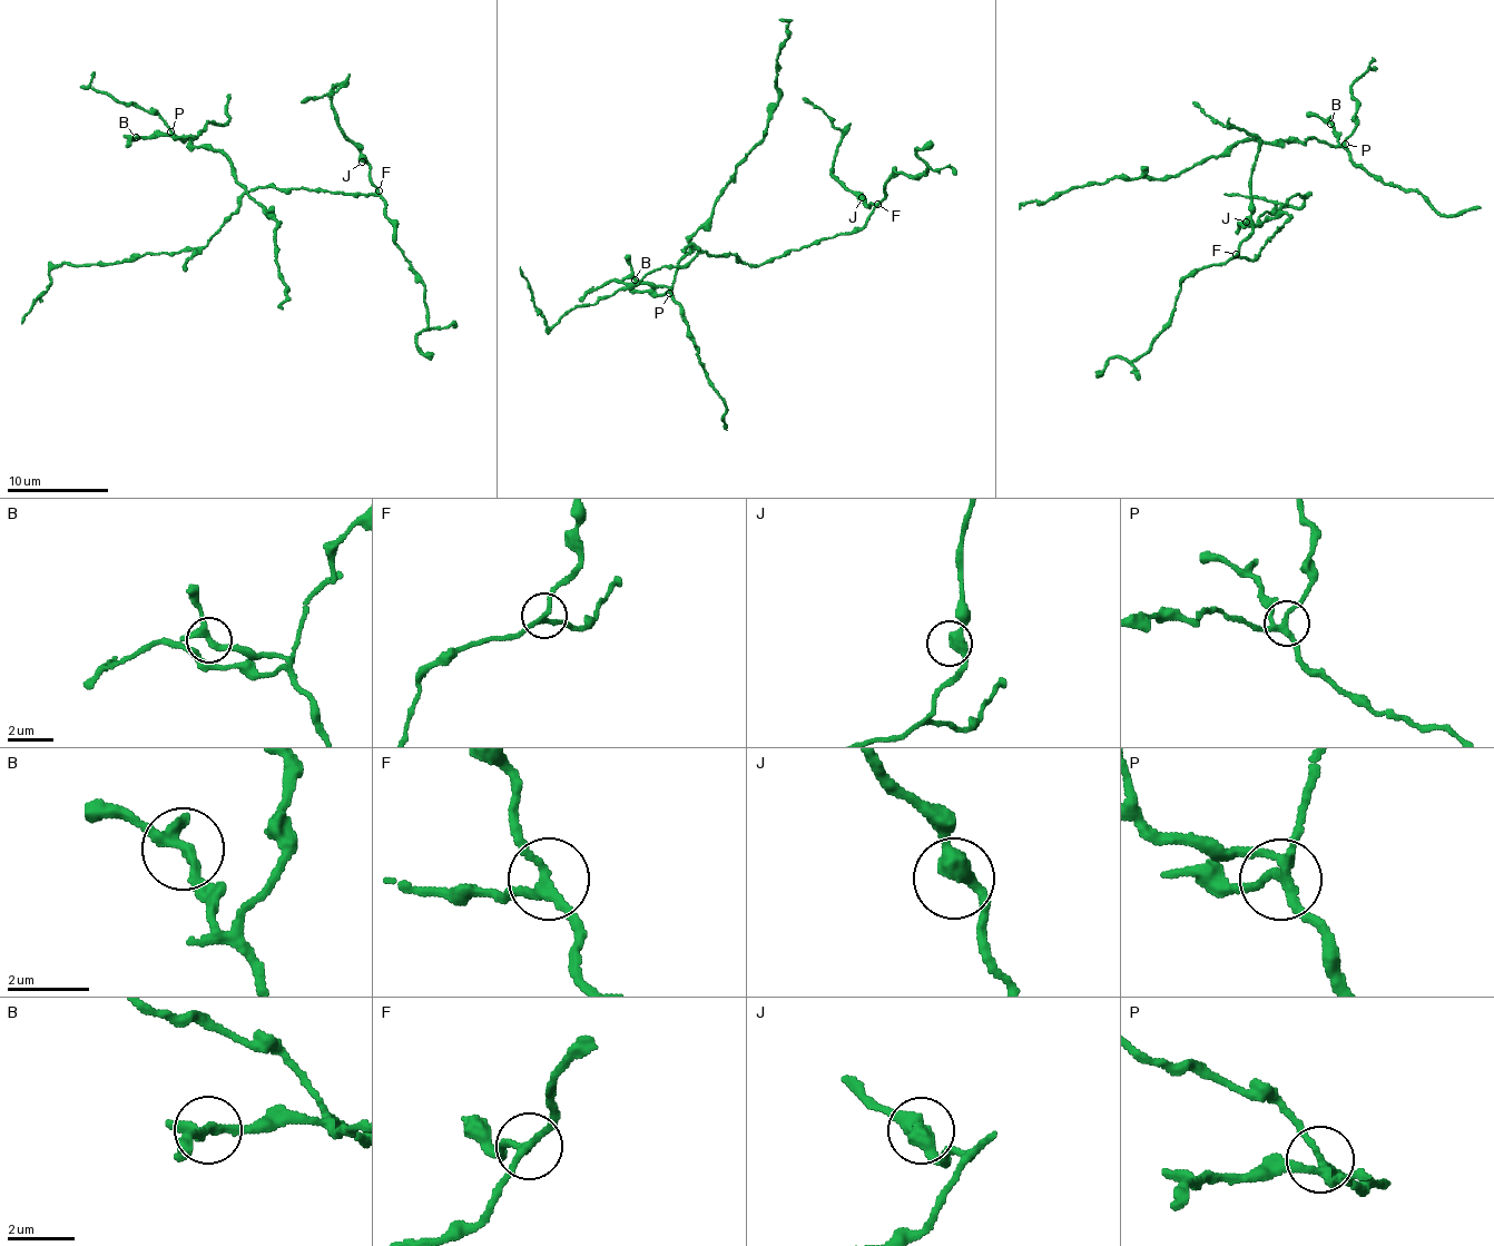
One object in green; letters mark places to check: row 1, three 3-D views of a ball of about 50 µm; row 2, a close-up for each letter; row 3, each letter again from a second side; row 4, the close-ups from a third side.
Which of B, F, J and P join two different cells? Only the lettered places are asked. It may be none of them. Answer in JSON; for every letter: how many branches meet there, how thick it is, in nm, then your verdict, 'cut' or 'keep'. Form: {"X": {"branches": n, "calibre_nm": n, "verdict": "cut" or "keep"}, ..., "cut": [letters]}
{"B": {"branches": 3, "calibre_nm": 260, "verdict": "keep"}, "F": {"branches": 3, "calibre_nm": 200, "verdict": "keep"}, "J": {"branches": 2, "calibre_nm": 400, "verdict": "keep"}, "P": {"branches": 4, "calibre_nm": 220, "verdict": "keep"}, "cut": []}

